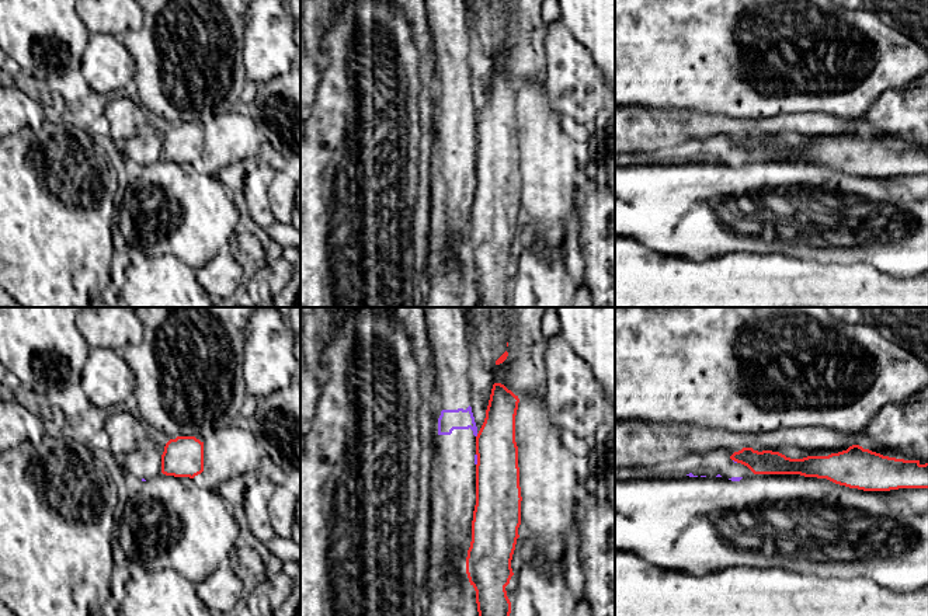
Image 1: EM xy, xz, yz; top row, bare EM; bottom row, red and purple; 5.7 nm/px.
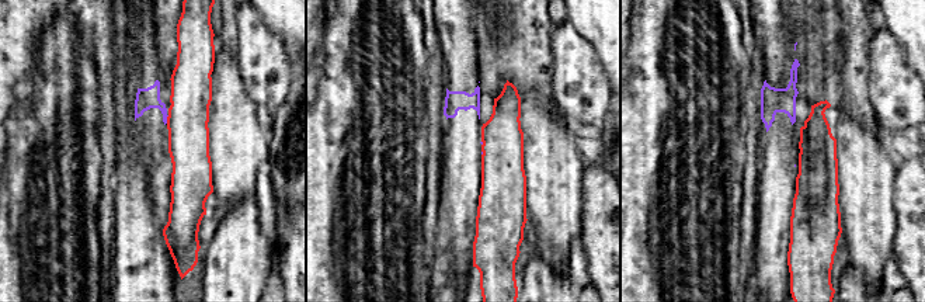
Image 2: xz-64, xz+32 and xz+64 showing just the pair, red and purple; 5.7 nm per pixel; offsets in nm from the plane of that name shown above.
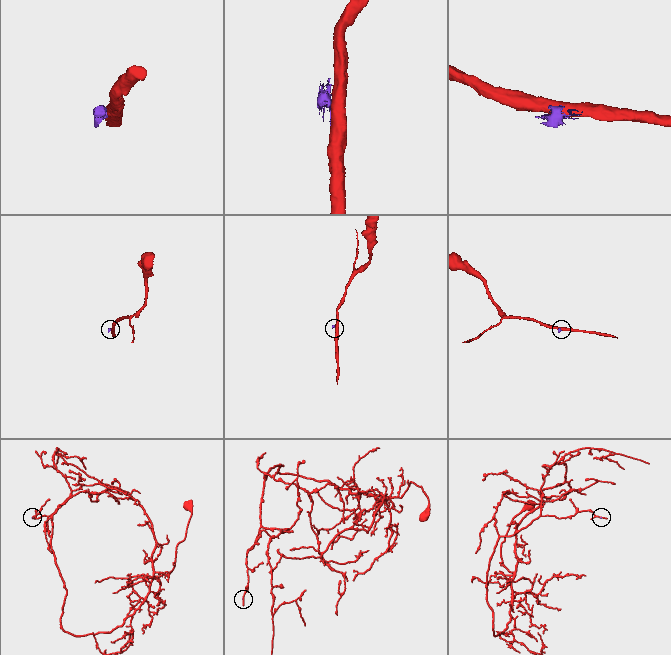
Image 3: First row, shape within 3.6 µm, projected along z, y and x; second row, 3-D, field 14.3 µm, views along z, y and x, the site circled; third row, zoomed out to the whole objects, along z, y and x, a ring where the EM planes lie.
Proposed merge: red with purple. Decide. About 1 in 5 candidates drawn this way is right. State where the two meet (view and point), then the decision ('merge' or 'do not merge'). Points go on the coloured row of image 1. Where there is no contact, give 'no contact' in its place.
meets red in xz at (478, 435); do not merge

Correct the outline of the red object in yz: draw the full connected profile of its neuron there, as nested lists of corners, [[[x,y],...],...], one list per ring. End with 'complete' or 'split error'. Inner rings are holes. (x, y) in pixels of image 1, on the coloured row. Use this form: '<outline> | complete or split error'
[[[852,445],[828,456],[790,459],[779,452],[743,448],[730,456],[754,474],[800,474],[827,478],[835,484],[863,491],[928,488],[928,463],[883,456]]] | complete

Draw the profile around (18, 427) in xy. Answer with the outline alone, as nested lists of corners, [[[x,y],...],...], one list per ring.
[[[0,400],[0,455],[18,446],[35,446],[46,436],[41,417],[17,400]]]

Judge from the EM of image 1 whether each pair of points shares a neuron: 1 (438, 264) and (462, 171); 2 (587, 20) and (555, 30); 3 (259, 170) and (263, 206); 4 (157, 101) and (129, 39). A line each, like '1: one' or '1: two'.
1: two
2: two
3: one
4: one

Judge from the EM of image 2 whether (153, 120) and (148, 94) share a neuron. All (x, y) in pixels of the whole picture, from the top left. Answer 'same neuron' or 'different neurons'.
same neuron

